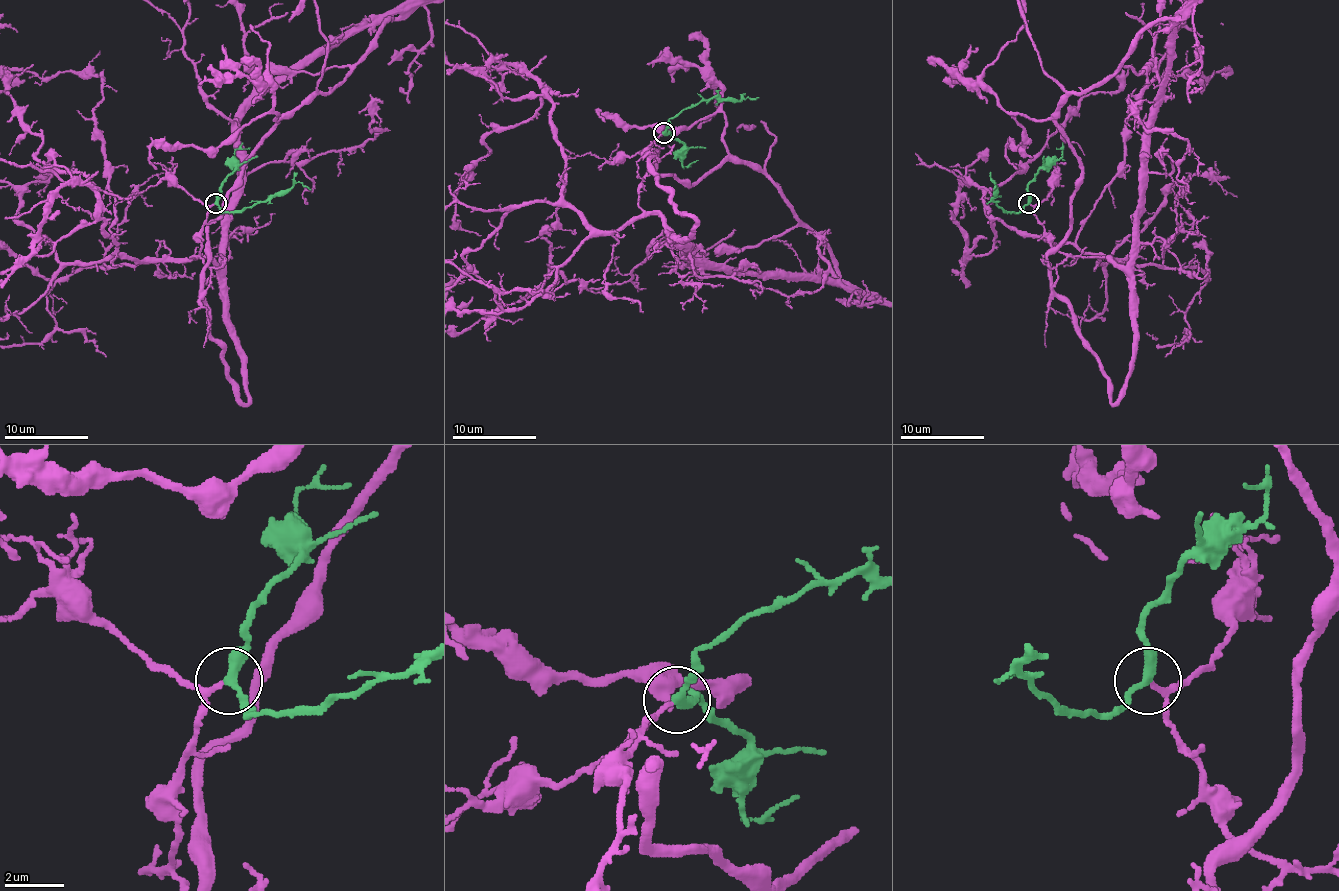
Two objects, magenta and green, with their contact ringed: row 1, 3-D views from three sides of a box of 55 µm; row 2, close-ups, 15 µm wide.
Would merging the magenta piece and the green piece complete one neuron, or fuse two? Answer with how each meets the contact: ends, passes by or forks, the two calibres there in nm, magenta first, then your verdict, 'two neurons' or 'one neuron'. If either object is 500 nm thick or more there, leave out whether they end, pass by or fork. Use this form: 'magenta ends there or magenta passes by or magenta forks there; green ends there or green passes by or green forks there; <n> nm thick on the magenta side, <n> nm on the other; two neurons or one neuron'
magenta passes by; green passes by; 110 nm thick on the magenta side, 280 nm on the other; one neuron

